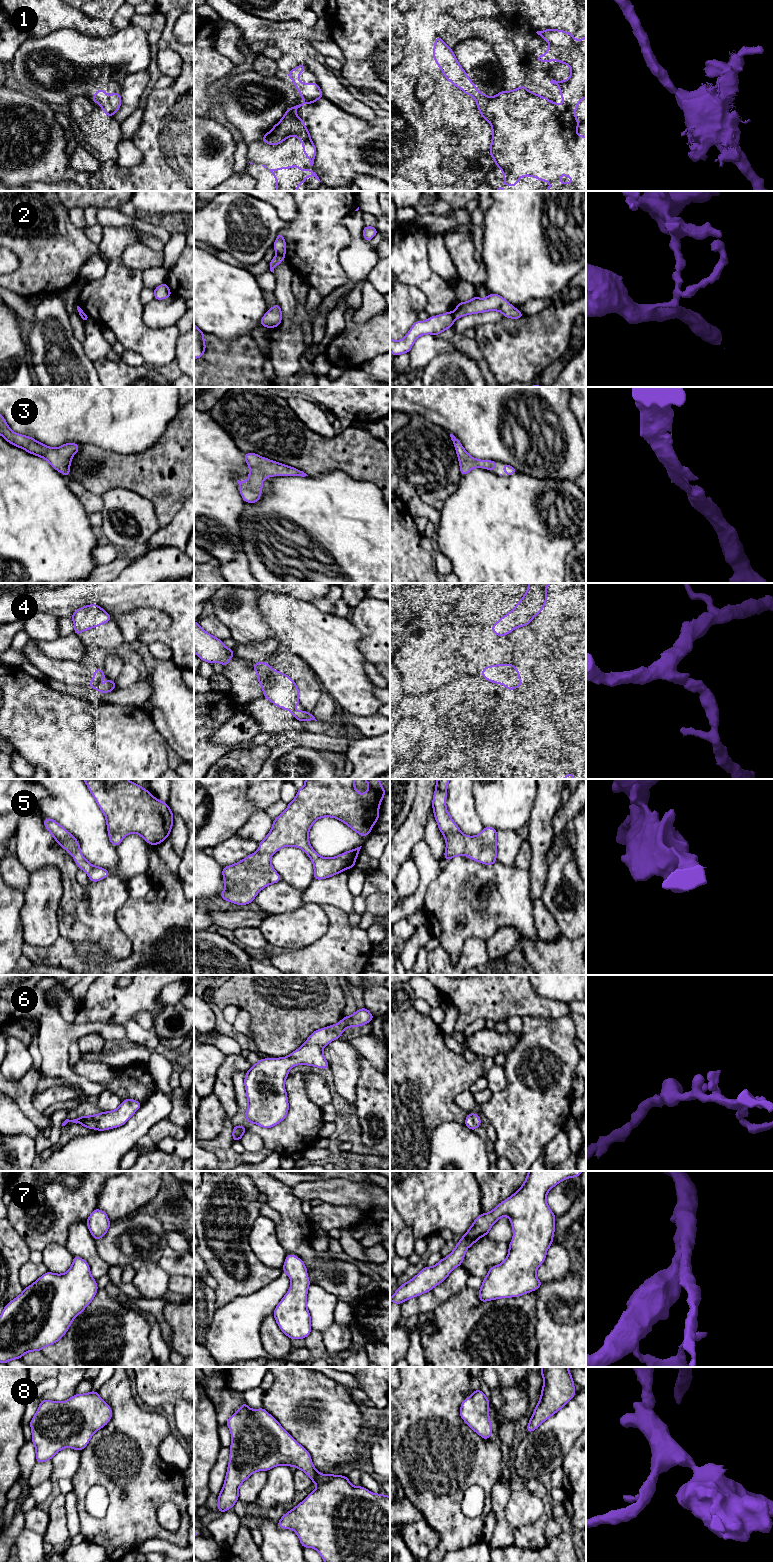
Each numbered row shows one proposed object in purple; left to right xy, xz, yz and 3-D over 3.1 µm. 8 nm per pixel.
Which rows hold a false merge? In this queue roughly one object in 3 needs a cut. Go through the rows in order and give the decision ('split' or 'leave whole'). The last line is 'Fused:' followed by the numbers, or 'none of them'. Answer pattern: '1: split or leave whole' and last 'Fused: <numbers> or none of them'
1: leave whole
2: split
3: leave whole
4: leave whole
5: leave whole
6: leave whole
7: leave whole
8: leave whole
Fused: 2

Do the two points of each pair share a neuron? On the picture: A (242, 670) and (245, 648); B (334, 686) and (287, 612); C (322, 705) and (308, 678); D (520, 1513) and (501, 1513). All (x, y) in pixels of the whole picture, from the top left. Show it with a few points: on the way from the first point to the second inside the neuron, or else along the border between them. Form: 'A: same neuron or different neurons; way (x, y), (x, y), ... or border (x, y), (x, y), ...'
A: different neurons; border (235, 653), (257, 661)
B: same neuron; way (334, 668), (334, 659), (305, 630)
C: different neurons; border (323, 691), (311, 712)
D: different neurons; border (510, 1490), (506, 1507), (507, 1522), (515, 1530)

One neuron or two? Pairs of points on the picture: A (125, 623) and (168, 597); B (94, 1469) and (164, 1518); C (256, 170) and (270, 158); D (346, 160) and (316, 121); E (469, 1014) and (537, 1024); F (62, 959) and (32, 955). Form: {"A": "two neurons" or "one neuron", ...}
{"A": "two neurons", "B": "two neurons", "C": "two neurons", "D": "one neuron", "E": "two neurons", "F": "one neuron"}

